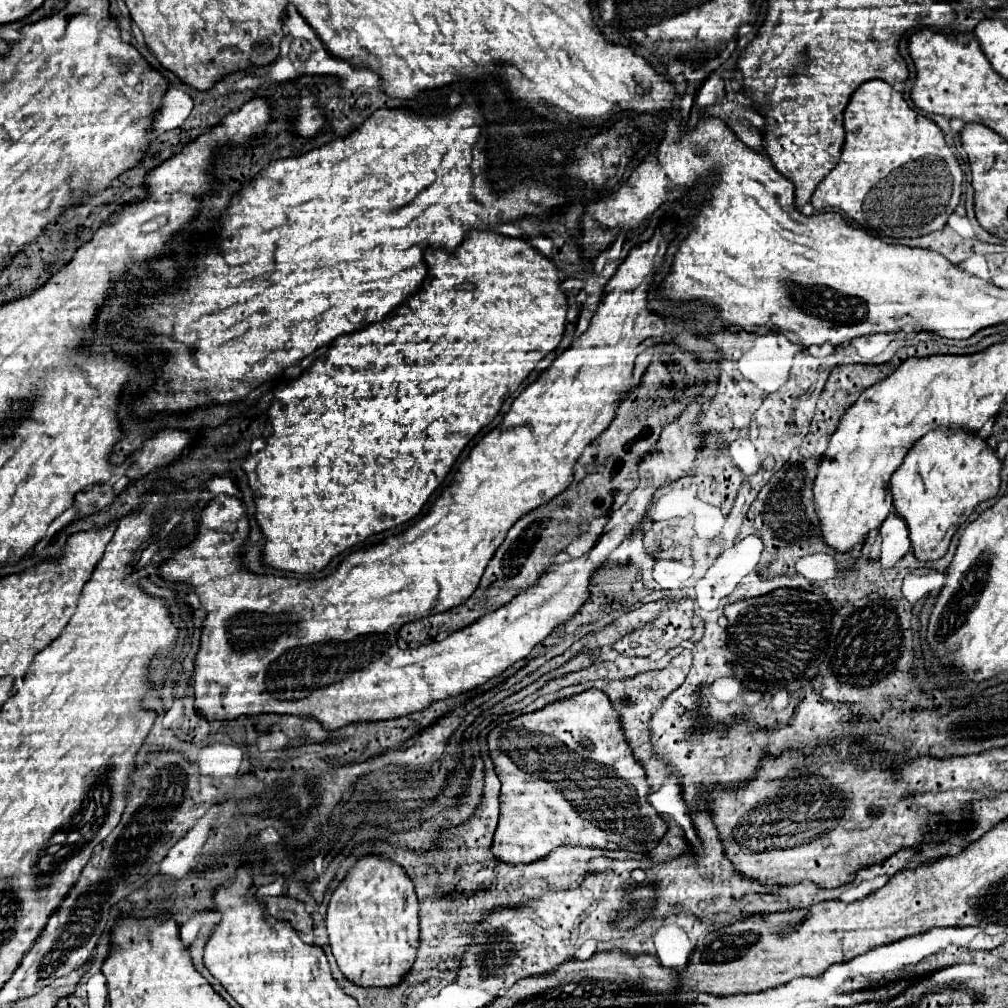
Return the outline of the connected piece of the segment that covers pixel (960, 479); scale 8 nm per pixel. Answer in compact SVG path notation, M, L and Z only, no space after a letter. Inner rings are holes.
M933 429L921 441L917 441L917 445L913 445L903 465L891 477L891 493L895 511L905 519L909 527L911 547L917 559L933 561L947 553L951 537L969 519L973 509L981 501L997 495L1001 485L1001 471L1003 461L997 457L997 451L989 445L989 441L977 433L967 433L965 429Z

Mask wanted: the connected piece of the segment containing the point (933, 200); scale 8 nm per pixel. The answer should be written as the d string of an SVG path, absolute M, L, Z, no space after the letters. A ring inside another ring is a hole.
M873 79L851 95L845 109L845 133L847 137L837 167L817 185L811 197L815 211L837 207L855 219L863 229L869 229L881 237L921 237L945 227L961 197L963 171L935 121L911 109L901 91L881 79ZM877 183L879 199L867 199L869 191Z

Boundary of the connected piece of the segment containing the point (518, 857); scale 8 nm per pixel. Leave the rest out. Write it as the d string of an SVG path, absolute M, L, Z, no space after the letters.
M587 689L579 695L549 703L543 709L523 713L509 723L497 725L487 737L487 747L503 785L499 795L501 815L491 847L493 855L503 863L531 863L549 855L559 845L647 853L667 831L665 821L647 801L649 785L645 781L645 771L633 759L633 753L625 743L619 717L611 707L609 697L597 689Z

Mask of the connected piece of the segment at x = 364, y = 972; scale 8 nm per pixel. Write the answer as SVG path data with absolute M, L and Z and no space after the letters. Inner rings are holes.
M363 855L335 887L327 905L327 933L335 961L345 977L365 987L397 985L415 961L419 907L411 877L385 857Z

